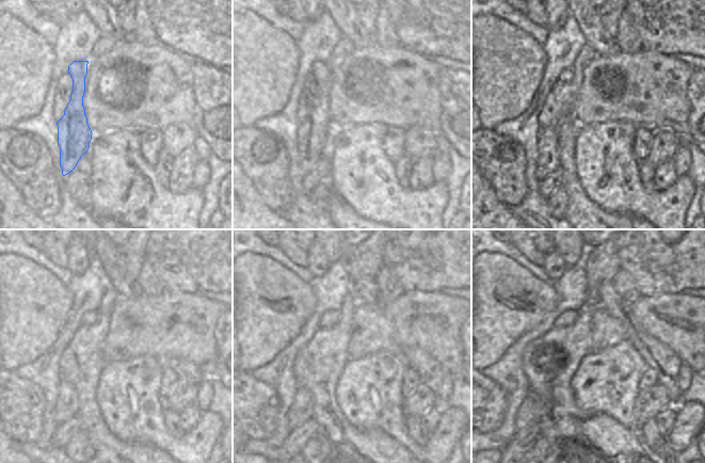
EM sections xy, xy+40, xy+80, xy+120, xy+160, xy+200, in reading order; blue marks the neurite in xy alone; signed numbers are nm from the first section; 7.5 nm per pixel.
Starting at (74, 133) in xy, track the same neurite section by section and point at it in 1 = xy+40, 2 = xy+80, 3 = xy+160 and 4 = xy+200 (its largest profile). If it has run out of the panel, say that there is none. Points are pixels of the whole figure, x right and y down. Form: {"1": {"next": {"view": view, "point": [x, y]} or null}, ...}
{"1": {"next": {"view": "xy+40", "point": [313, 131]}}, "2": {"next": {"view": "xy+80", "point": [547, 152]}}, "3": {"next": {"view": "xy+160", "point": [302, 406]}}, "4": {"next": {"view": "xy+200", "point": [533, 412]}}}

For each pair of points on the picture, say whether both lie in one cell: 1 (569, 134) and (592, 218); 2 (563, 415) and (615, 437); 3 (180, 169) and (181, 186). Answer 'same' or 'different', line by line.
1: same
2: same
3: same

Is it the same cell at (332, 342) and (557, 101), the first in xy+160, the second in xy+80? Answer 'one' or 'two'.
one

